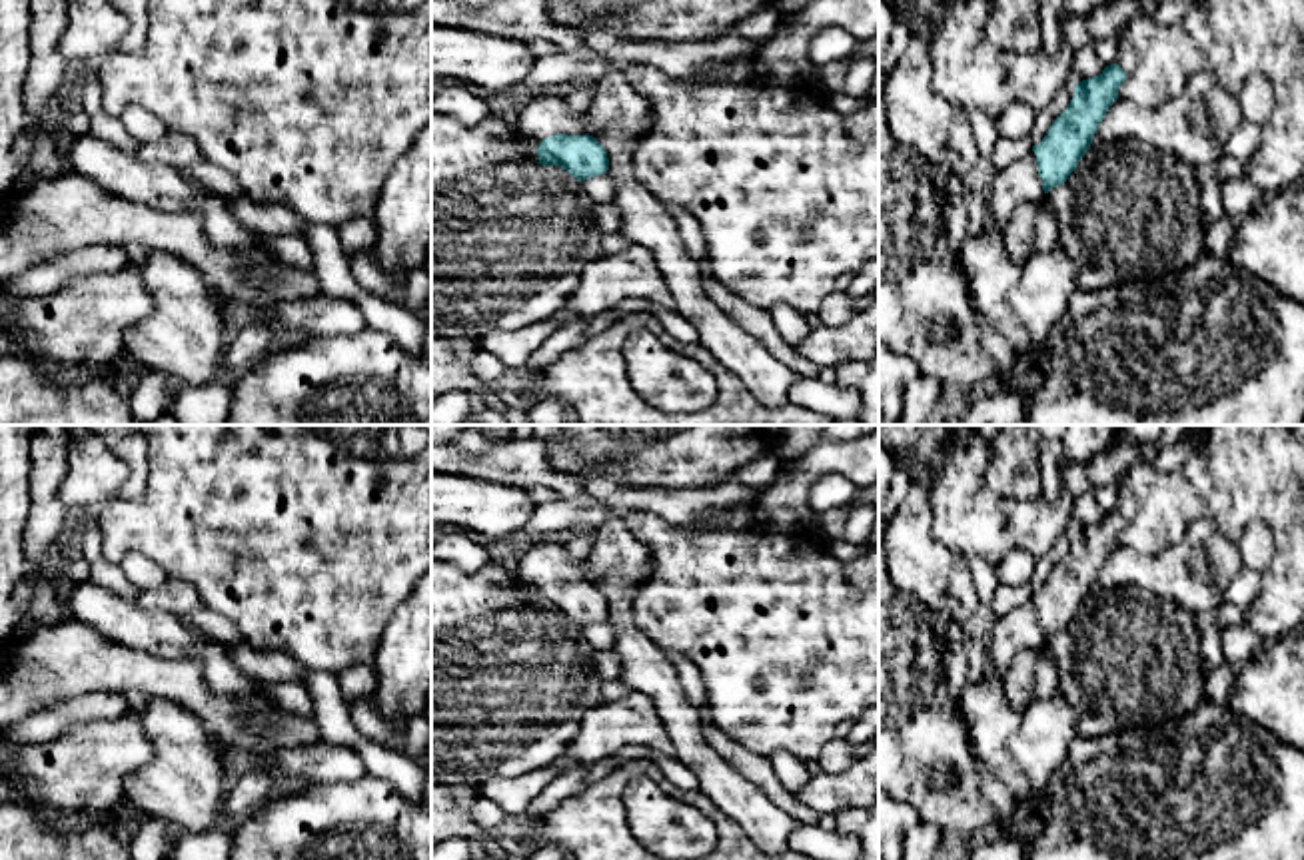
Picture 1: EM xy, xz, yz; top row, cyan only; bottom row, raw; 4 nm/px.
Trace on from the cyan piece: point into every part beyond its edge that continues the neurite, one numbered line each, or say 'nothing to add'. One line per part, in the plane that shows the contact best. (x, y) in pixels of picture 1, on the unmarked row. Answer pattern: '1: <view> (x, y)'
1: xz (542, 565)

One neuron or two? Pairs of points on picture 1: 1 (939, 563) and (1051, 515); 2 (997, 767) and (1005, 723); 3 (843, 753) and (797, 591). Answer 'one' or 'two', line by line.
1: two
2: one
3: two

